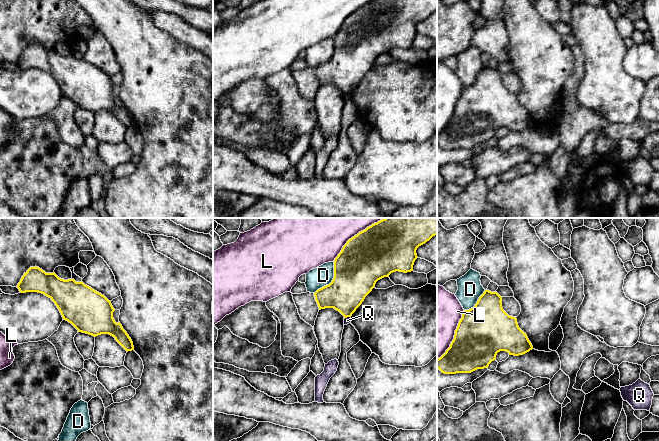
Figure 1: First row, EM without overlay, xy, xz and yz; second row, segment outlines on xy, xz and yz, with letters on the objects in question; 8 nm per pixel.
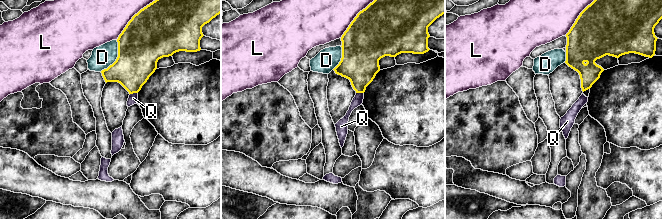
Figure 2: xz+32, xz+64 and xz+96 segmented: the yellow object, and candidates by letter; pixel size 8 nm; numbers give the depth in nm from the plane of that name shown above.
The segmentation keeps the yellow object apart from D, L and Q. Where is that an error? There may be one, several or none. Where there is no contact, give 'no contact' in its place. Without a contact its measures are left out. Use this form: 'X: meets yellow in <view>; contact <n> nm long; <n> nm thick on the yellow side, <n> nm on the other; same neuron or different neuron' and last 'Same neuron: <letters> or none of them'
D: meets yellow in xz; contact 300 nm long; 380 nm thick on the yellow side, 160 nm on the other; different neuron
L: meets yellow in xz; contact 440 nm long; 420 nm thick on the yellow side, 320 nm on the other; different neuron
Q: meets yellow in xz; contact 50 nm long; 300 nm thick on the yellow side, 50 nm on the other; different neuron
Same neuron: none of them

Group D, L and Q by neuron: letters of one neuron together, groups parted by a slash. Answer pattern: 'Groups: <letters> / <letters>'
Groups: D / L / Q

